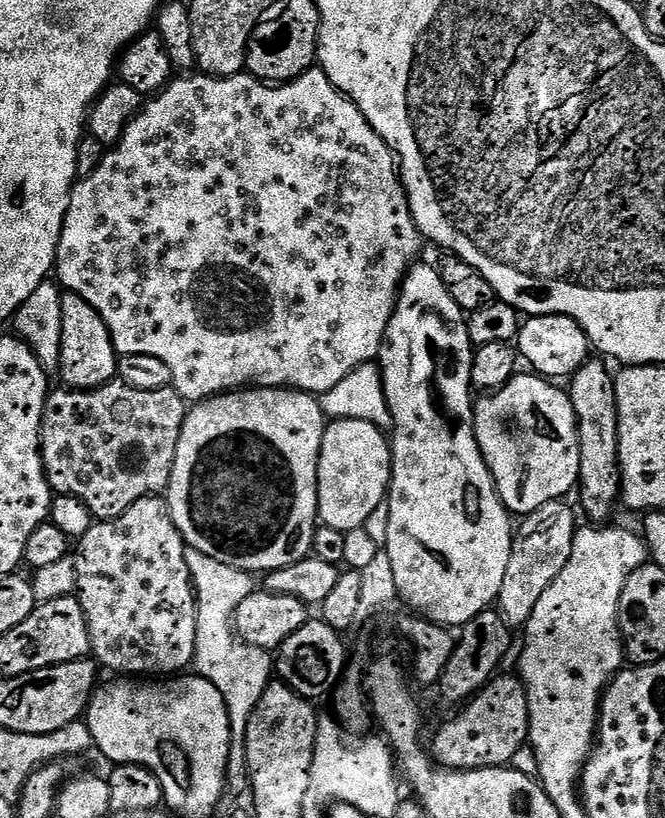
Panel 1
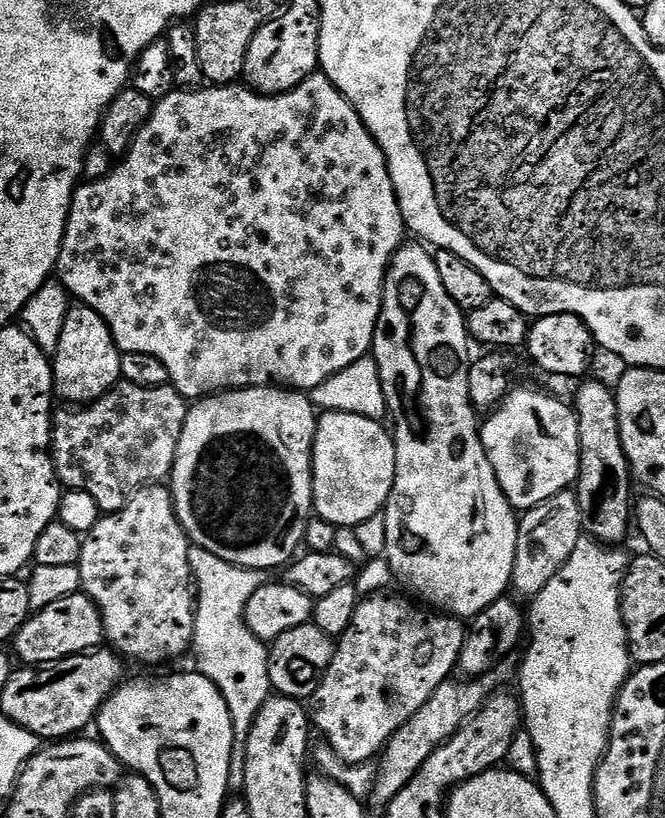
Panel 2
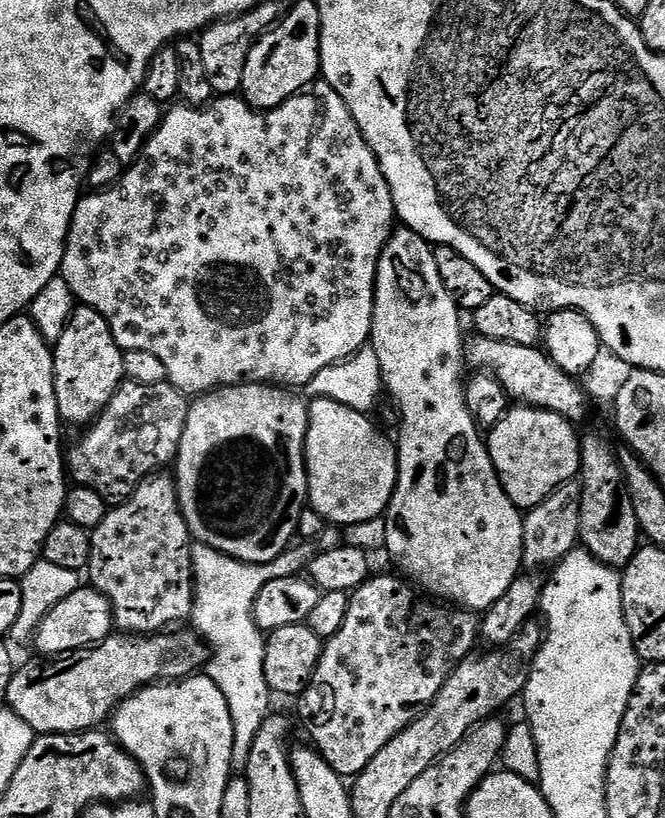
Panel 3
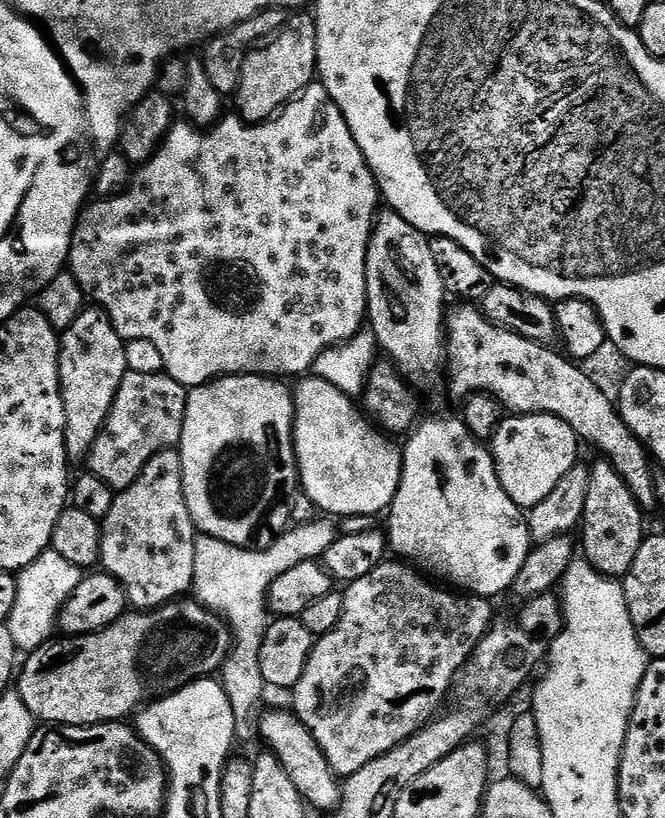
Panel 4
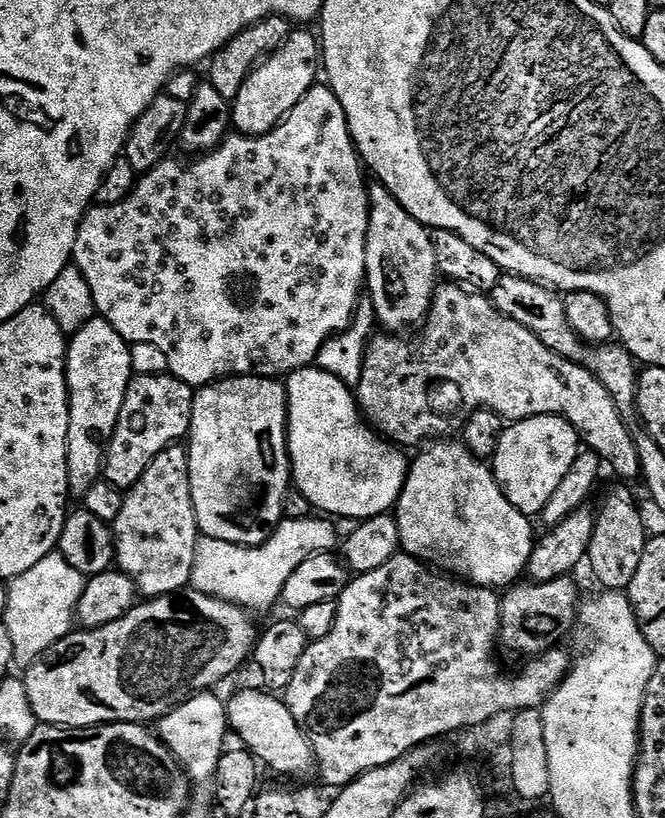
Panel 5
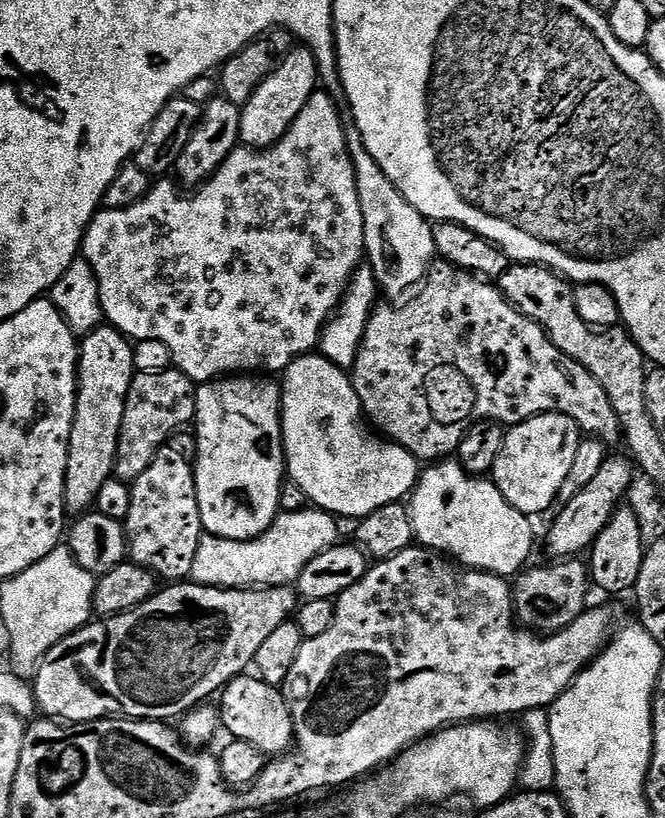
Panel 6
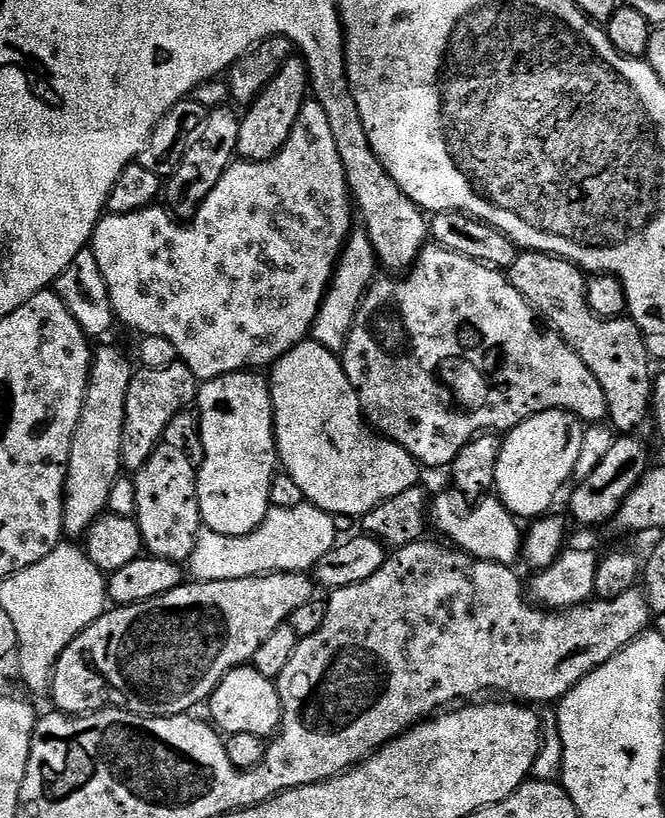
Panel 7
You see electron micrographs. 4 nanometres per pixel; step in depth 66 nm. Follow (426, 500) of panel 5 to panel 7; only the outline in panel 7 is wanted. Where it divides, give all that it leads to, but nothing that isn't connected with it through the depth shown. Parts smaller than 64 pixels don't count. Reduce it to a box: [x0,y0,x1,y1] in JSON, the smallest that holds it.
[430,490,522,565]

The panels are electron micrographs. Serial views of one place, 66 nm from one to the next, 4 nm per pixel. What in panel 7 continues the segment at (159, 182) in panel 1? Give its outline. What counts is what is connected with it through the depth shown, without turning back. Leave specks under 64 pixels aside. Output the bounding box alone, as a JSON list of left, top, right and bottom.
[90,98,354,382]

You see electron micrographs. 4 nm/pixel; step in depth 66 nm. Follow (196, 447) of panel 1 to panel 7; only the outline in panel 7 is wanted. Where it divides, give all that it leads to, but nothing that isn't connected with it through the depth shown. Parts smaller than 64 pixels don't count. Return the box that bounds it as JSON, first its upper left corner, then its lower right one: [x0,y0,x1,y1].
[196,370,278,536]

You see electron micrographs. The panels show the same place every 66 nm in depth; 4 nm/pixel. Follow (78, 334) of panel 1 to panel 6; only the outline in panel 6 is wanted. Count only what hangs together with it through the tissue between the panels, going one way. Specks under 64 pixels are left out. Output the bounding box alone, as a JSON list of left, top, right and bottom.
[64,326,136,518]

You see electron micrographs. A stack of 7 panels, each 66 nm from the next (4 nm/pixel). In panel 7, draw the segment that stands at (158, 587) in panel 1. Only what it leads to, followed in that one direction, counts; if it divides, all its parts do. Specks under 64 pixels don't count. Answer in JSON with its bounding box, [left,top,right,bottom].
[134,442,202,565]

